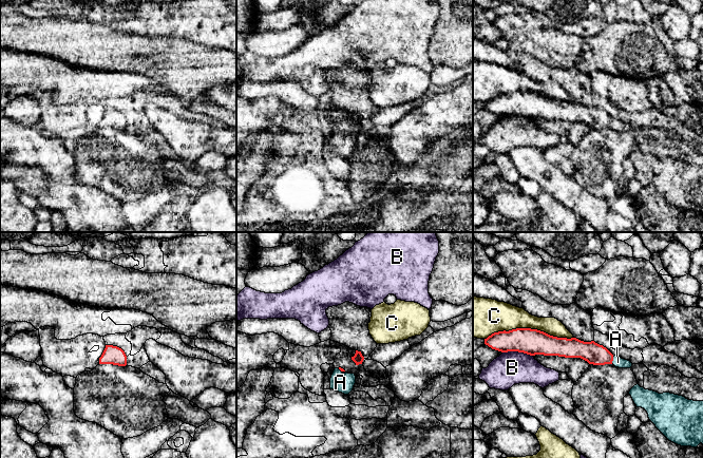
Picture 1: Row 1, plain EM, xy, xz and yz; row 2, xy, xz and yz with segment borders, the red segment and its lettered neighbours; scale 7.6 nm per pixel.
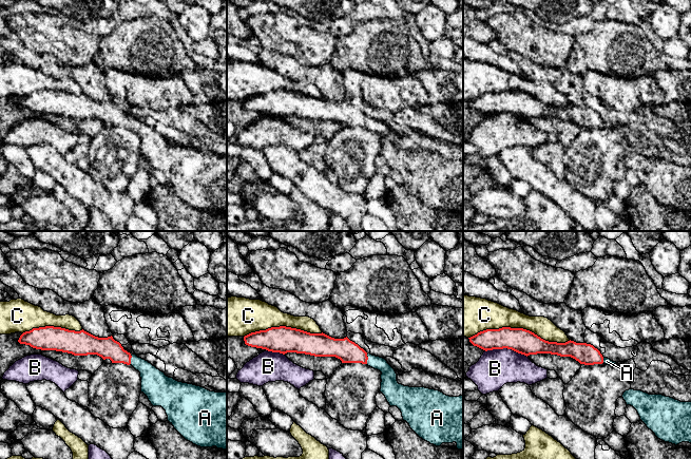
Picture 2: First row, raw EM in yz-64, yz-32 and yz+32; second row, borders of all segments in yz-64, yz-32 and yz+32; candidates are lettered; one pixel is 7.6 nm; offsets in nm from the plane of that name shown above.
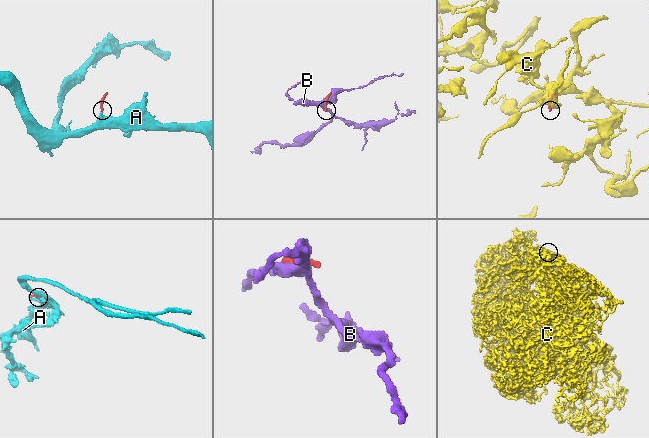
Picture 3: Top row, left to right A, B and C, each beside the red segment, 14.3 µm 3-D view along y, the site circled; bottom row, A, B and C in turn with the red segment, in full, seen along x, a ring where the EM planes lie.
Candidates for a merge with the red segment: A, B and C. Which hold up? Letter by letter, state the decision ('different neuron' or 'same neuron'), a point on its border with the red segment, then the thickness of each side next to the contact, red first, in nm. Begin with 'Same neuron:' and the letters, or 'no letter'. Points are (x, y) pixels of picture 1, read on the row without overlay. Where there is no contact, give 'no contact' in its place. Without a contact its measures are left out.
Same neuron: A
A: same neuron; contact yz (612, 123); calibres 160 and 80 nm
B: different neuron; contact yz (517, 114); calibres 200 and 260 nm
C: different neuron; contact yz (529, 92); calibres 200 and 220 nm

